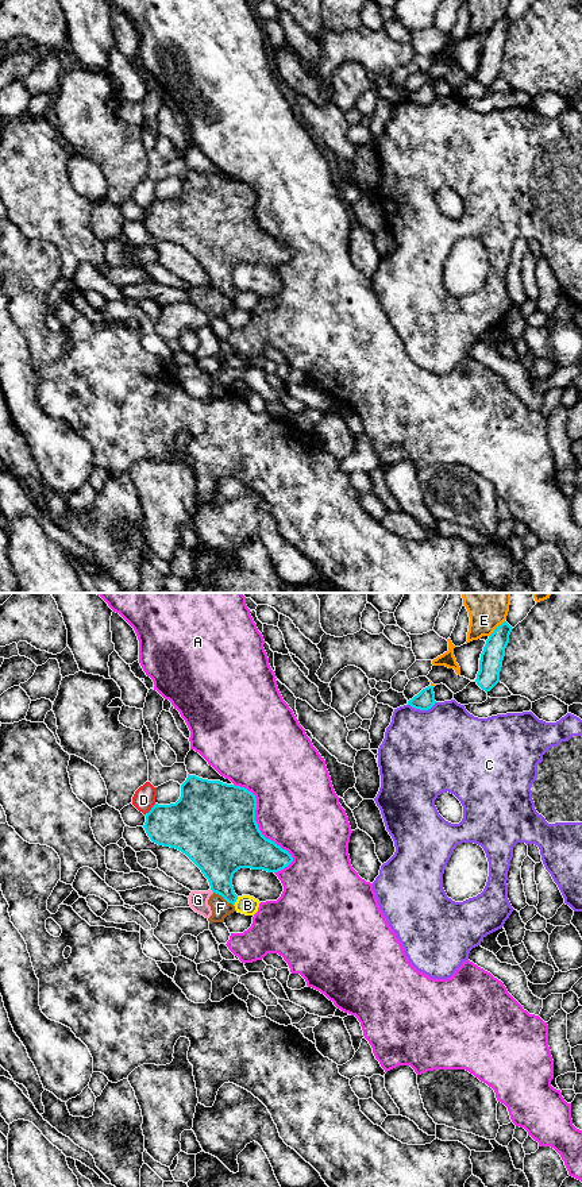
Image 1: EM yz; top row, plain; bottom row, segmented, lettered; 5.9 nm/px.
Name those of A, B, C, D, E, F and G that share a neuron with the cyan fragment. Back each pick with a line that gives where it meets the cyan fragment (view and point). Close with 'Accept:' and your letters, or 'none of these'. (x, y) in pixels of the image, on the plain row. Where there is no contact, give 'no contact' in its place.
Accept: none of these

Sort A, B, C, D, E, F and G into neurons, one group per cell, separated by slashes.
A / B / C / D / E / F G

